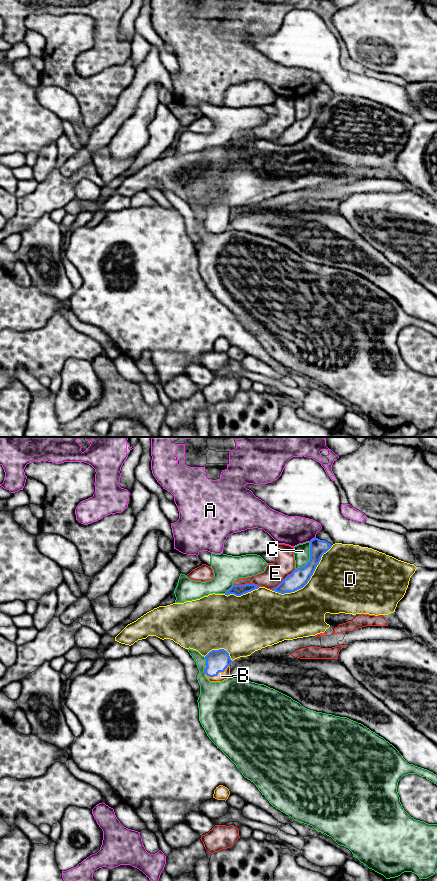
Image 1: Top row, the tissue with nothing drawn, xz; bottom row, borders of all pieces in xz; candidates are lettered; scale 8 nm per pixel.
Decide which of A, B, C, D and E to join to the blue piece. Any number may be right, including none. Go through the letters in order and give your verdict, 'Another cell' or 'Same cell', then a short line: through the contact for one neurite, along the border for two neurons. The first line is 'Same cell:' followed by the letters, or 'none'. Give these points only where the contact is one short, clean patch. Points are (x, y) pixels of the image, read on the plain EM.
Same cell: B
A: Another cell
B: Same cell. Line: xz (217, 213), (217, 226), (221, 228)
C: Another cell
D: Another cell
E: Another cell

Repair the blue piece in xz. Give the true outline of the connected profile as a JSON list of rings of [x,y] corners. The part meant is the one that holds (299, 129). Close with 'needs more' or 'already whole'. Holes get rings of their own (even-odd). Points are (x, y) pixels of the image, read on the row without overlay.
[[[316,89],[309,95],[309,114],[304,119],[295,121],[276,140],[271,141],[272,143],[281,146],[291,145],[303,140],[308,135],[320,114],[322,107],[332,99],[327,93],[320,92]]]; already whole

